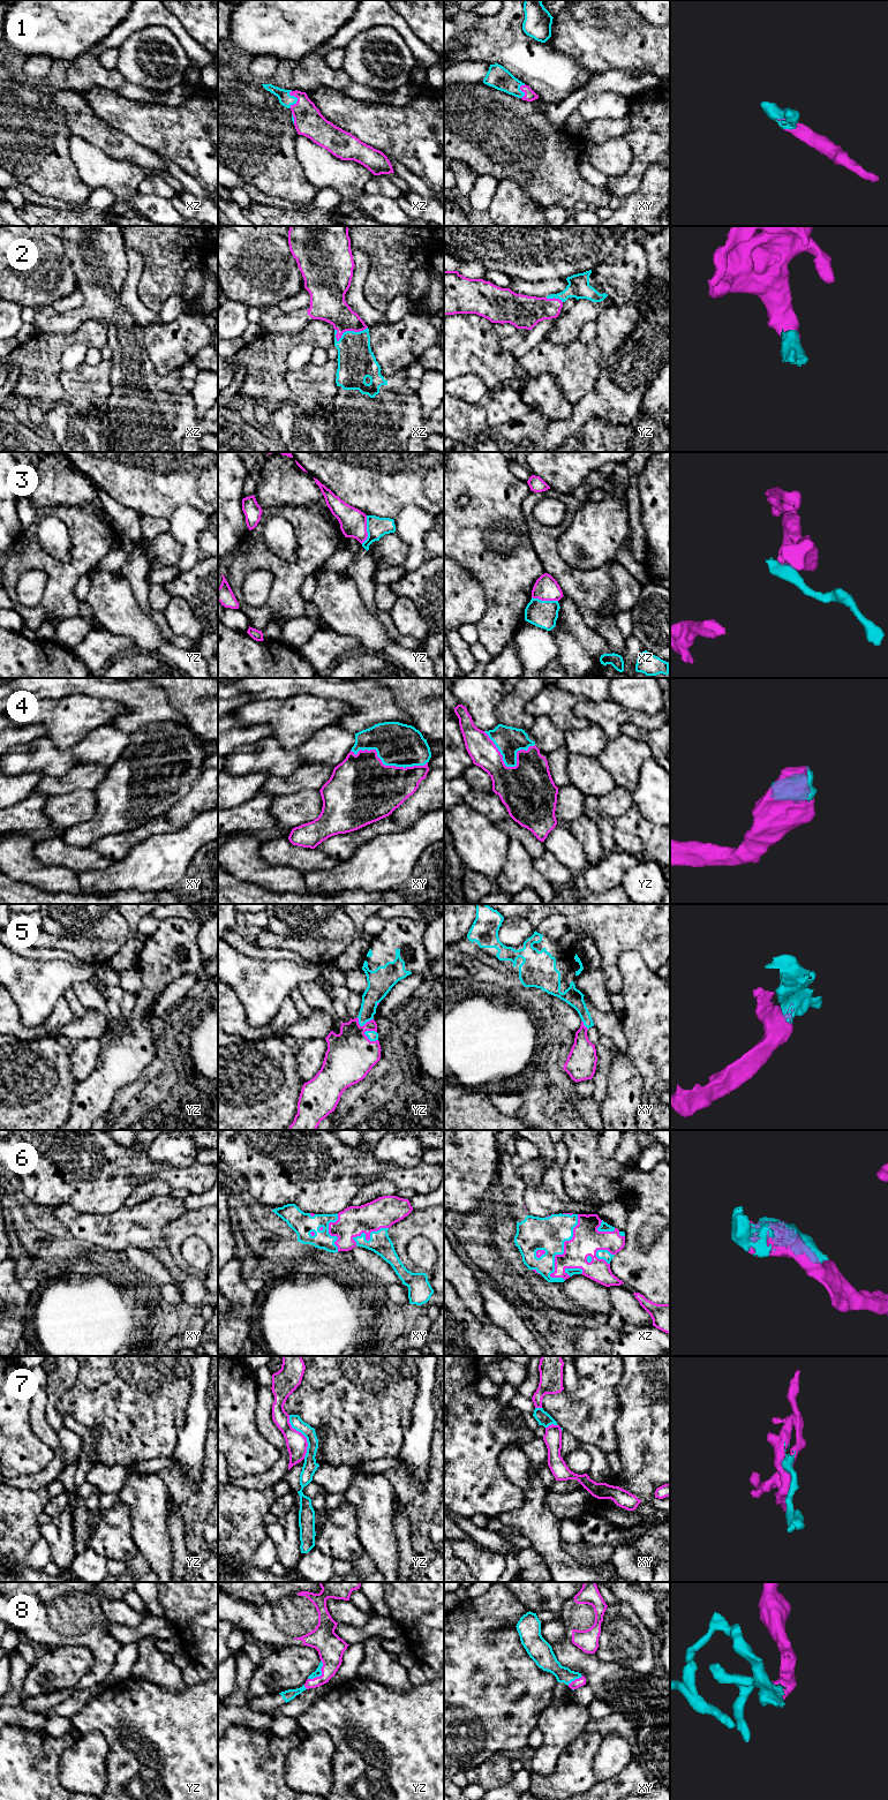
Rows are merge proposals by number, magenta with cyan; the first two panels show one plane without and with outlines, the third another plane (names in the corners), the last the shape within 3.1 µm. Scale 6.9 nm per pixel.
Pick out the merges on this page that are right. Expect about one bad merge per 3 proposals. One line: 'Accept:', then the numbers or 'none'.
Accept: 1, 2, 4, 5, 6, 8

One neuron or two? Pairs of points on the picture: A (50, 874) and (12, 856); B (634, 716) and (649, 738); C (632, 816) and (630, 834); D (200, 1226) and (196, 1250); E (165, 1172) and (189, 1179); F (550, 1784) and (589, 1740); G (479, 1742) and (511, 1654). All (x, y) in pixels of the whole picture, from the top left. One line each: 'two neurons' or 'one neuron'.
A: one neuron
B: two neurons
C: one neuron
D: two neurons
E: one neuron
F: one neuron
G: one neuron

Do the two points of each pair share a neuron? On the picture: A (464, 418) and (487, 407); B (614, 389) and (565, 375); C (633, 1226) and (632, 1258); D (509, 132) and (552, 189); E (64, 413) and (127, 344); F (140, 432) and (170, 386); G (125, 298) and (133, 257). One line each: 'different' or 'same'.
A: same
B: different
C: same
D: same
E: different
F: same
G: same

